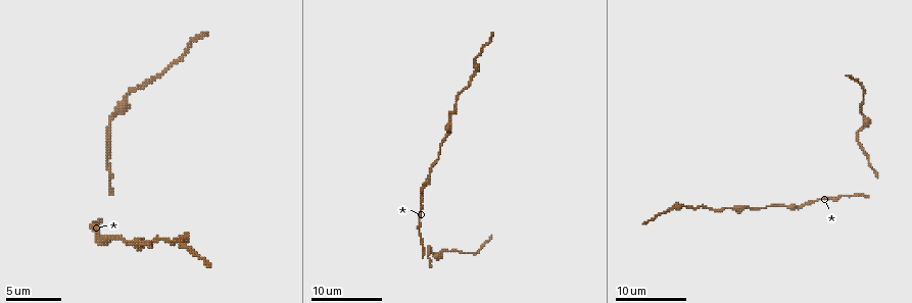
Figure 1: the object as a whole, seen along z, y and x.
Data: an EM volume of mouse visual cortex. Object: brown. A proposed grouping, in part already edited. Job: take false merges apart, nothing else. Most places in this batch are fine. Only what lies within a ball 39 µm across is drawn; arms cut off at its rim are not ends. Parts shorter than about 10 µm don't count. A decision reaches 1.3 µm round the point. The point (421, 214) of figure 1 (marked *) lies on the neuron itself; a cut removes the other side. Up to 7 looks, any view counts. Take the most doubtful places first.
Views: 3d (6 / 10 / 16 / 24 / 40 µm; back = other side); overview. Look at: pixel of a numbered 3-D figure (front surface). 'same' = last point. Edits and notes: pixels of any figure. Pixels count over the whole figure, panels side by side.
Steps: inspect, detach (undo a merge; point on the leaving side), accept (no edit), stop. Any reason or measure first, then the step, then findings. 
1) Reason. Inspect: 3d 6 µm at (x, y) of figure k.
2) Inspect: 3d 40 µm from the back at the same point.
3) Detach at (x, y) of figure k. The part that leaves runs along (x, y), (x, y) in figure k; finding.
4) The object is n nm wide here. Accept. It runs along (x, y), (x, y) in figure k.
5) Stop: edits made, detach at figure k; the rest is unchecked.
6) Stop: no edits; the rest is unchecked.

Sudden change in width. Inspect: 3d 16 µm at (98, 242) of figure 1.

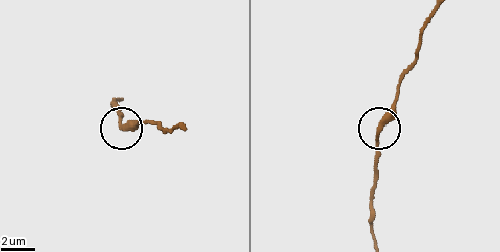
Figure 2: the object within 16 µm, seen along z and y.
Other side. Inspect: 3d 16 µm from the back at (121, 126) of figure 2.

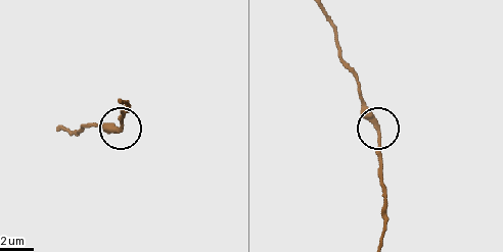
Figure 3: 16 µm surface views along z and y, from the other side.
Accept. It runs along (380, 187), (380, 139), (375, 117), (358, 91) in figure 3; all the same neuron.

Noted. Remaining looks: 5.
Calibre changes. Inspect: 3d 10 µm at (449, 122) of figure 1.

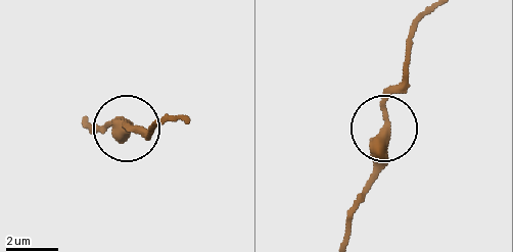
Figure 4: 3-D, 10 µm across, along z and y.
Accept. It runs along (89, 122), (150, 132) in figure 4; one neuron here.

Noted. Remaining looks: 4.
Thick turns thin. Inspect: 3d 10 µm at (685, 206) of figure 1.

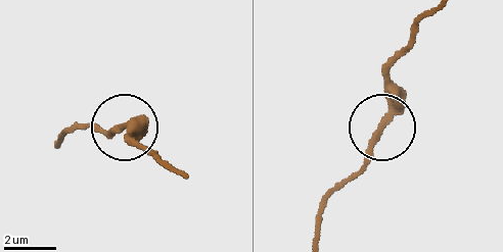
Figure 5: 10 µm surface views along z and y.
Inspect: 3d 10 µm from the back at (122, 127) of figure 5.

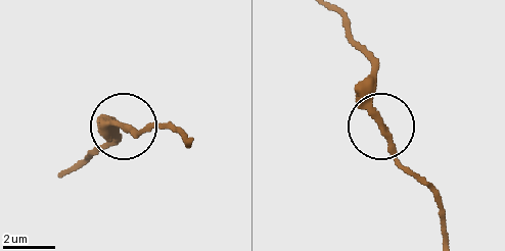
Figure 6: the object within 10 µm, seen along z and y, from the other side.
The object is 240 nm wide here. Accept. One neuron here.

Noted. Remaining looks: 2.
Stop: no edits; the rest is unchecked.

